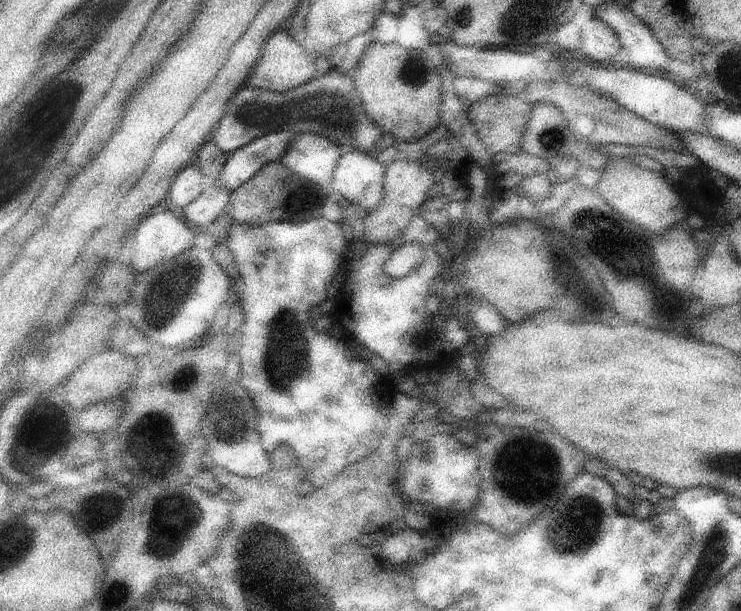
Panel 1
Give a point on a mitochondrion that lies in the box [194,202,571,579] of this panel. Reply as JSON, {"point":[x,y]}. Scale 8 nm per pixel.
{"point":[286,361]}

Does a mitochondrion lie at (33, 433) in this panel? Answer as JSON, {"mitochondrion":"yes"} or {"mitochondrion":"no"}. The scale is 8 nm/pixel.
{"mitochondrion":"no"}

